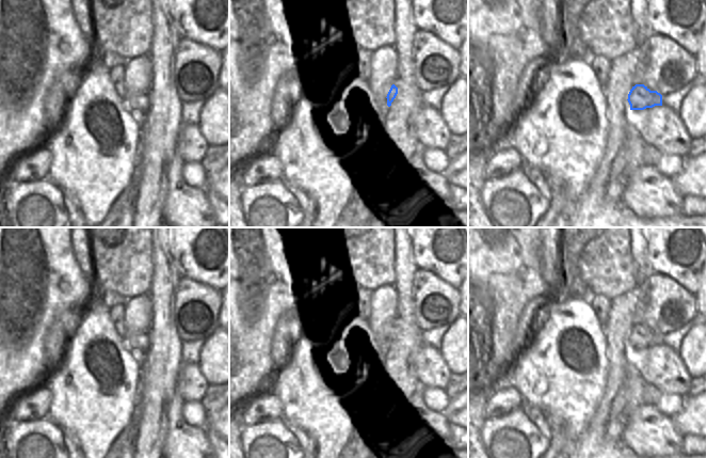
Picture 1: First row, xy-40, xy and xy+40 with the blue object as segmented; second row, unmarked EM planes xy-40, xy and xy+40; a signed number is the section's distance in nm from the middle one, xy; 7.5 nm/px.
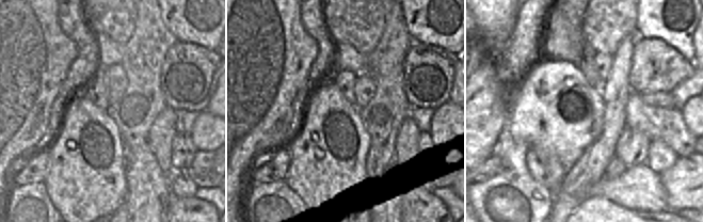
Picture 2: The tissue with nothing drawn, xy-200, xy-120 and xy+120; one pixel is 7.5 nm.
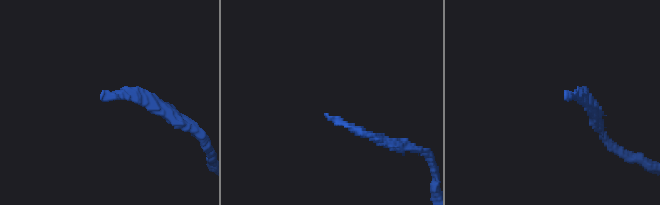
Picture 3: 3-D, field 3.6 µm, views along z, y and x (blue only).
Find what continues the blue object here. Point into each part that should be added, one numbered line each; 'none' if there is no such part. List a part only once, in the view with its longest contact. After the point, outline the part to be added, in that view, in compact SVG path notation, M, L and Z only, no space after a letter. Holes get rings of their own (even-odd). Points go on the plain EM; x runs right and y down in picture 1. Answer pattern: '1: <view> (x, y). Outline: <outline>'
1: xy+40 (622, 316). Outline: M637 288L616 296L611 300L609 316L605 325L605 330L616 332L628 338L630 329L637 323Z

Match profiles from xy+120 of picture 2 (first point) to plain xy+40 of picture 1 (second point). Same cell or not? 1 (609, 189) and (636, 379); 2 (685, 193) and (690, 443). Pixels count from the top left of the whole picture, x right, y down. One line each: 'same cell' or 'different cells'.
1: different cells
2: different cells

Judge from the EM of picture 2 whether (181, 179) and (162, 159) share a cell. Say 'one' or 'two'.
two

